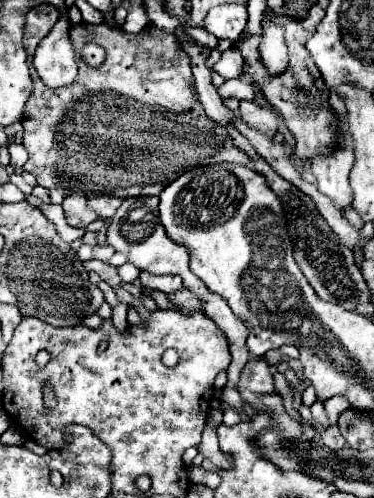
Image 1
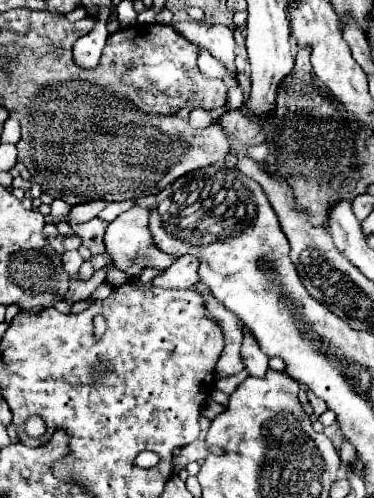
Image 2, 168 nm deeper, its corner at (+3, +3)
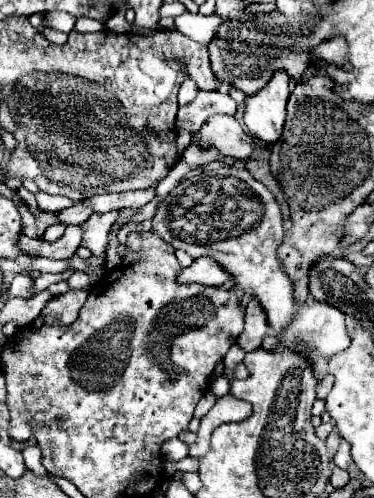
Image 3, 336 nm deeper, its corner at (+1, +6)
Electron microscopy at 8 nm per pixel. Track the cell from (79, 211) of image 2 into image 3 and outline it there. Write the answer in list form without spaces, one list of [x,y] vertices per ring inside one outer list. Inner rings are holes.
[[[72,206],[72,208],[66,208],[66,210],[60,210],[58,212],[58,220],[62,224],[82,224],[86,220],[86,216],[90,216],[92,208],[88,206]]]

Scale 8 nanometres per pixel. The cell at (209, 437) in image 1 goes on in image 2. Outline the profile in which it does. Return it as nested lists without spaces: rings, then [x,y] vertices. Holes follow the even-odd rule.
[[[196,441],[196,443],[190,443],[188,447],[184,447],[176,457],[174,457],[174,463],[176,463],[176,471],[184,469],[186,463],[190,461],[200,461],[200,459],[206,459],[210,455],[210,447],[202,441]]]

